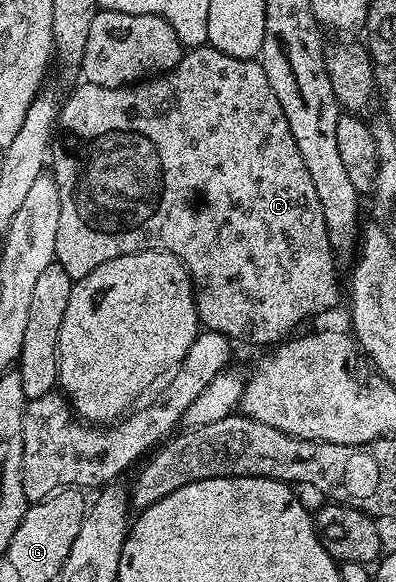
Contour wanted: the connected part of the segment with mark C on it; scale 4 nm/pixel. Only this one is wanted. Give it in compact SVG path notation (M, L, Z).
M206 44L188 48L177 67L173 67L168 73L160 73L136 84L125 85L122 89L110 89L83 81L68 99L66 97L62 102L57 129L57 141L58 144L59 141L63 144L63 149L56 148L53 153L53 176L61 199L55 259L57 264L65 267L65 271L69 271L72 279L89 275L89 271L101 267L101 263L117 259L121 255L140 253L146 249L160 249L172 253L182 261L191 276L200 326L223 333L232 339L240 337L243 341L256 341L259 345L274 346L282 342L288 335L296 332L294 329L306 317L315 317L338 303L339 277L335 274L337 254L332 249L327 234L321 199L317 199L317 187L313 187L313 179L309 179L305 159L301 159L301 151L297 151L293 131L289 131L289 119L285 119L285 111L281 111L281 103L277 103L277 95L273 95L273 87L269 87L269 75L265 75L258 60L237 59Z

